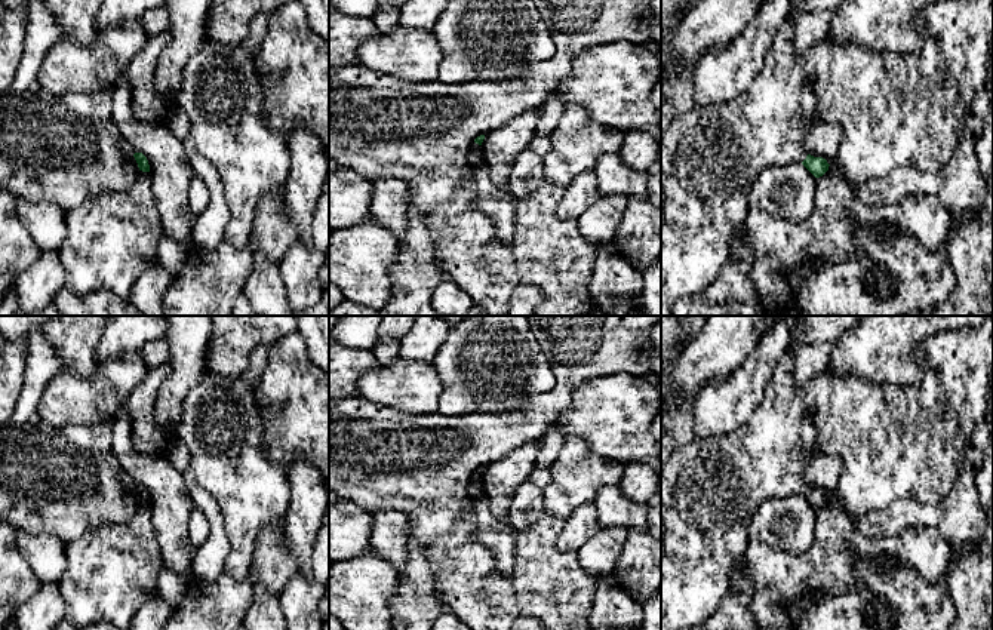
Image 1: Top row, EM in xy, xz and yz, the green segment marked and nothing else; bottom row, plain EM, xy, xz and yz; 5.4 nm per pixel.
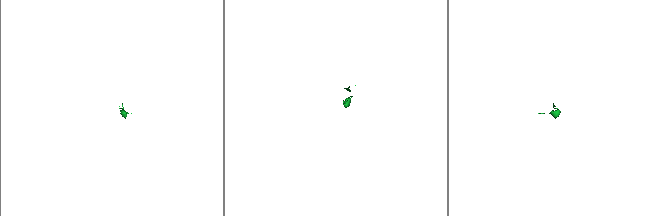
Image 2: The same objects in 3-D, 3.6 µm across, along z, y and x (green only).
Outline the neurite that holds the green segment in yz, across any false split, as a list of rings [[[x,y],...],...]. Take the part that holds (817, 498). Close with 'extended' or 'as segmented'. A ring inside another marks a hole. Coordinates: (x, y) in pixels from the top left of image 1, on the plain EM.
[[[794,334],[762,403],[743,425],[732,433],[692,439],[662,460],[661,630],[697,627],[714,614],[726,594],[734,562],[744,557],[751,541],[748,528],[763,500],[802,495],[815,510],[828,503],[826,491],[805,482],[817,431],[793,371],[791,353],[800,345]]] | extended

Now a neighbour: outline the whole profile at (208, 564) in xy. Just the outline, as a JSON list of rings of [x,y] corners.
[[[197,482],[188,486],[194,507],[203,511],[209,522],[206,541],[194,548],[191,562],[194,577],[213,581],[224,574],[224,563],[230,553],[230,541],[224,531],[222,517],[215,498]]]

